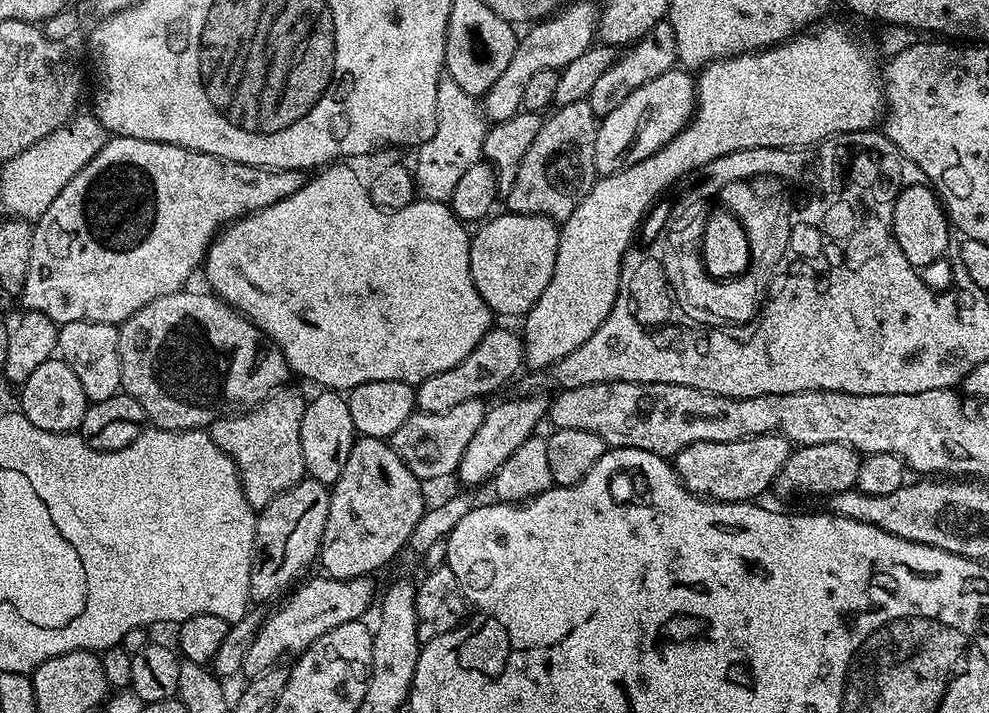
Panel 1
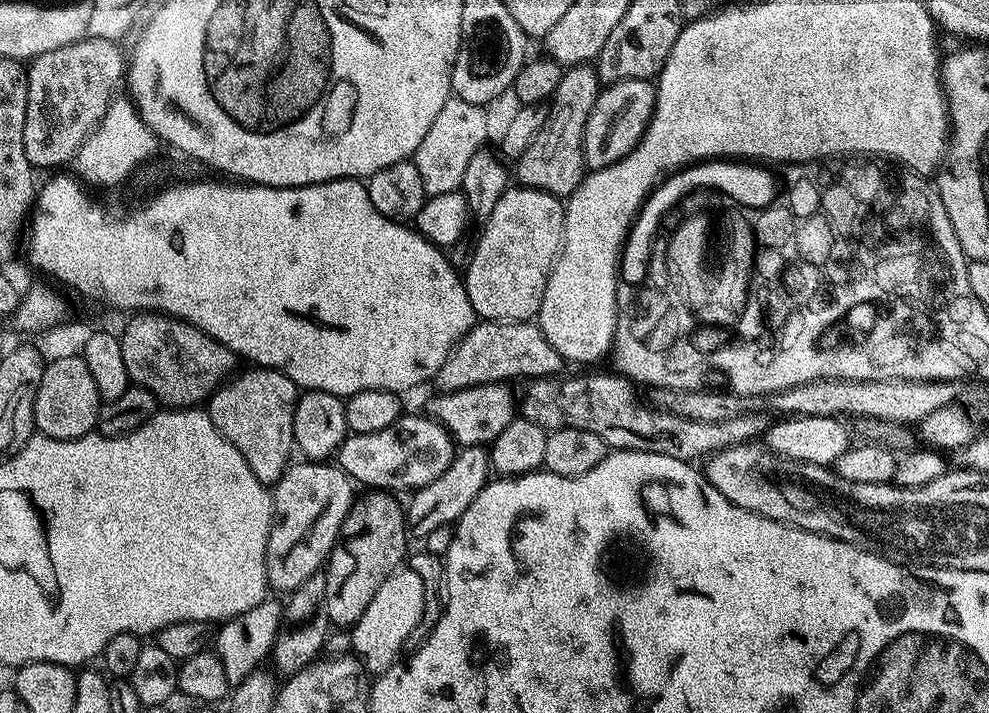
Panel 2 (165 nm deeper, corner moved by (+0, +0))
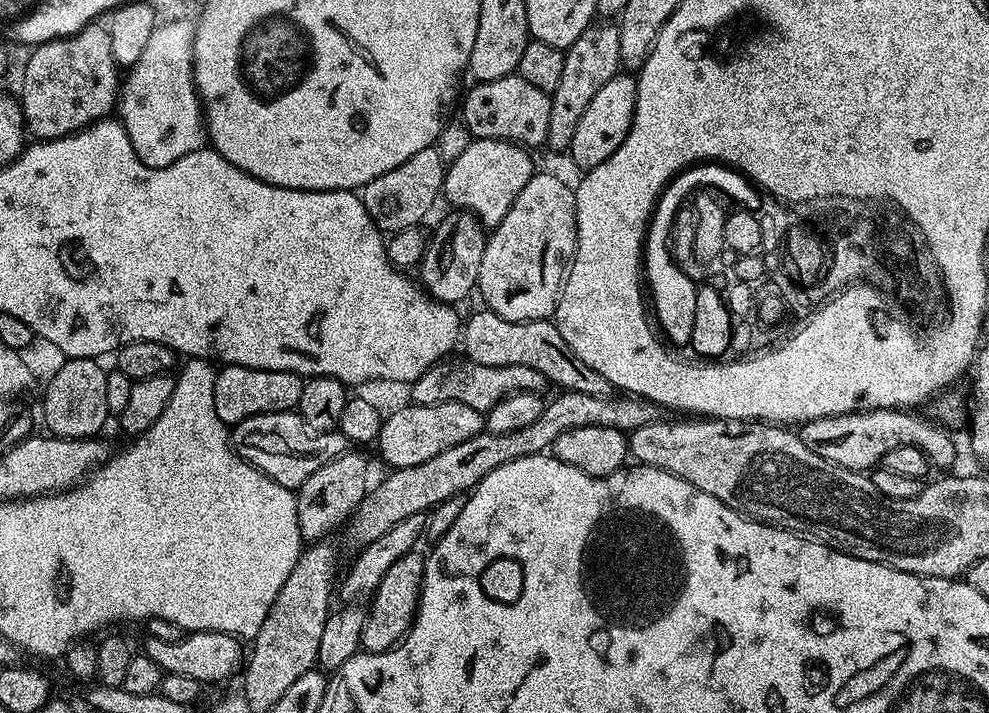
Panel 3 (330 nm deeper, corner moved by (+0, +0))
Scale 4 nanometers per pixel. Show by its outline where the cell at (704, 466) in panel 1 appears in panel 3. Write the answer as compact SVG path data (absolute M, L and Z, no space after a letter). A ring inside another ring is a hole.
M876 408L873 412L851 412L840 416L827 416L818 420L810 420L799 429L800 440L814 454L826 458L843 468L855 472L867 473L875 469L880 459L895 447L914 446L924 451L929 465L936 464L940 470L948 470L956 460L956 444L951 440L949 429L915 416L912 410L894 408Z

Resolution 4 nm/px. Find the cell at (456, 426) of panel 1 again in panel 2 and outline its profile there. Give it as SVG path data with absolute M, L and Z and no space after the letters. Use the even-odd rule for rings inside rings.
M402 414L390 422L386 430L374 430L374 434L354 432L345 436L334 460L357 485L365 484L363 487L368 490L387 490L392 494L401 494L425 488L434 482L434 478L442 478L457 451L452 436L437 420L427 414Z

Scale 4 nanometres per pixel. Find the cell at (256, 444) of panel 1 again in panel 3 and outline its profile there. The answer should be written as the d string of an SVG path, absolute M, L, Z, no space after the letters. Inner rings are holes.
M224 364L214 382L214 410L218 410L218 418L222 418L225 426L234 426L254 414L293 411L299 405L303 389L304 380L293 372Z

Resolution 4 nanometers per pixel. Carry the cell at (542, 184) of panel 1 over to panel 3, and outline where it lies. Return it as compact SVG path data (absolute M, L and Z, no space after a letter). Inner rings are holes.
M593 22L588 29L565 51L562 62L562 78L558 81L558 90L551 92L550 130L547 147L560 152L571 149L574 129L582 119L586 106L590 106L594 94L605 82L610 82L621 71L620 47L618 46L619 27L612 22Z

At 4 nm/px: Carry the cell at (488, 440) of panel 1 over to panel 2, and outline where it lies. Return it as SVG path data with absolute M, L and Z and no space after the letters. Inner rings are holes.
M484 446L460 448L448 469L442 474L442 478L434 478L434 482L430 482L425 488L415 489L411 493L412 501L407 501L404 514L404 525L408 528L409 537L425 538L438 527L455 525L466 510L466 506L470 506L470 502L474 502L474 498L478 498L478 494L489 479L489 449Z

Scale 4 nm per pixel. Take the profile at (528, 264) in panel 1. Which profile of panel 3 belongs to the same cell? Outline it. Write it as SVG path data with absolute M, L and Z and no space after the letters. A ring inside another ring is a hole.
M537 171L530 178L530 182L526 182L526 186L522 189L522 194L518 194L518 198L514 198L514 206L510 206L510 210L506 214L506 218L502 218L502 222L498 222L498 226L491 229L487 233L484 241L484 253L482 254L482 270L478 274L478 296L485 300L487 311L498 314L502 318L506 318L510 322L522 322L527 320L547 320L556 311L556 303L560 300L560 290L564 286L564 278L566 269L569 267L570 261L576 254L576 193L573 185L567 184L560 176L555 176L552 172Z

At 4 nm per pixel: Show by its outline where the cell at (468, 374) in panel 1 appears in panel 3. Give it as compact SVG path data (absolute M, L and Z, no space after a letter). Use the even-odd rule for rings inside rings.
M481 310L481 312L474 313L469 320L467 317L463 321L462 348L468 351L465 352L467 359L482 362L482 366L530 366L530 370L538 370L538 374L546 377L549 385L555 386L557 384L557 389L565 392L594 396L610 396L614 392L612 384L606 382L606 378L602 378L602 374L598 374L598 370L586 366L586 362L582 362L582 358L578 358L578 354L574 354L574 350L570 350L566 338L562 338L562 334L556 329L555 323L551 319L527 320L523 324L522 322L510 322L498 314Z

